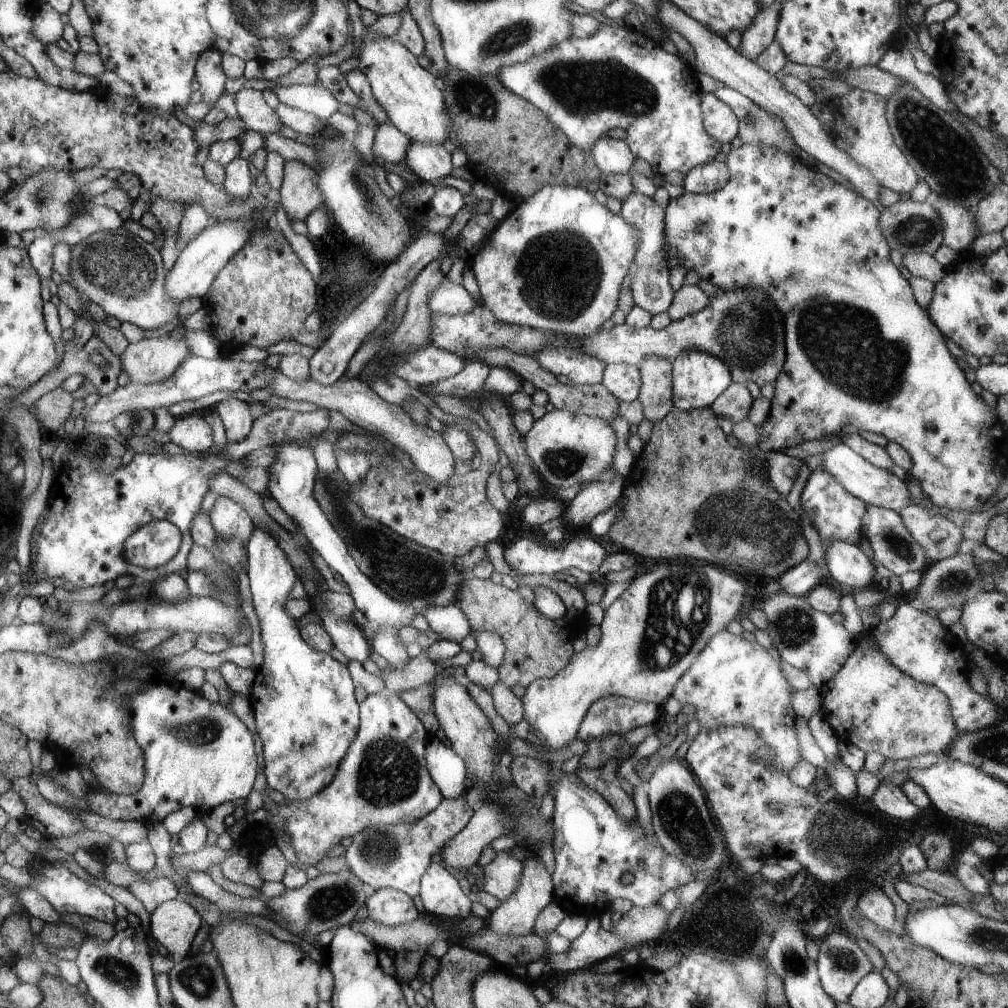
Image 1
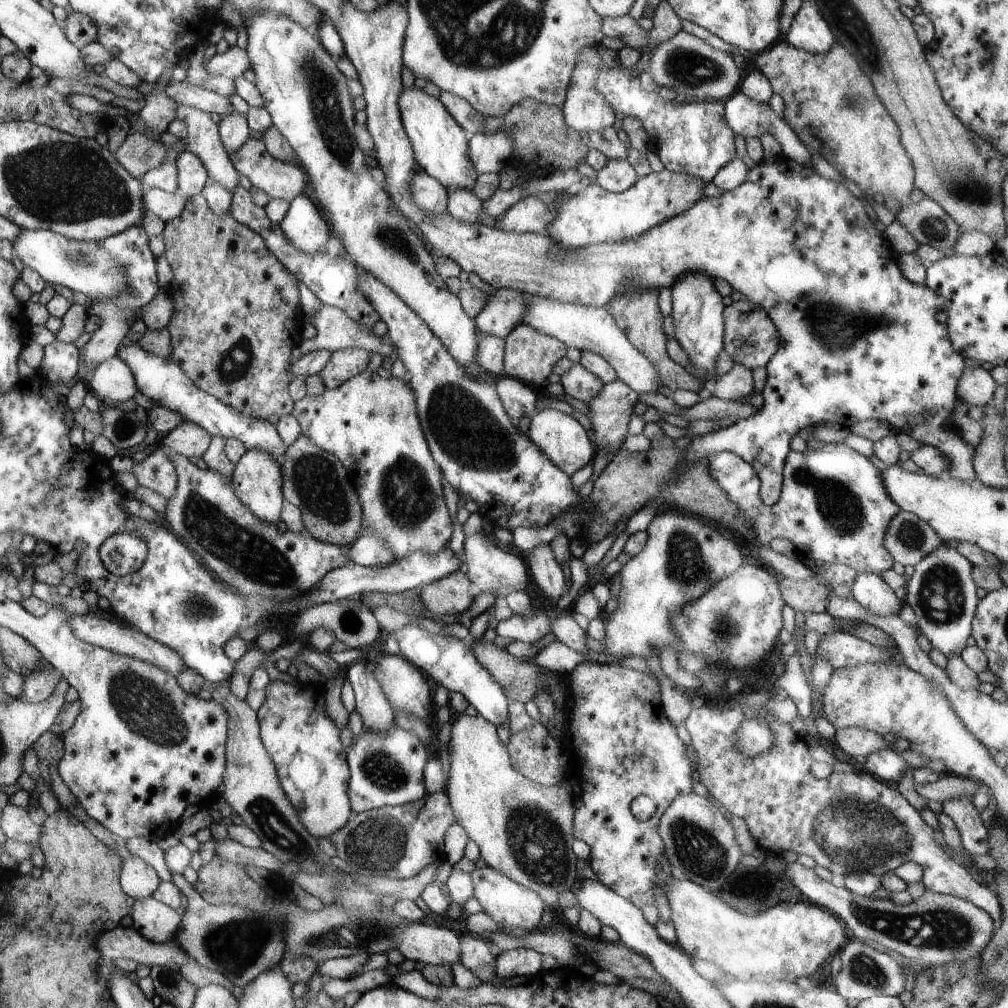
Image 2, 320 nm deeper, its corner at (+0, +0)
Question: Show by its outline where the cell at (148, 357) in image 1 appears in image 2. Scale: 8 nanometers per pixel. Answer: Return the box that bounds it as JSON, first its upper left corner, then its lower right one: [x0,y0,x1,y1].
[87,356,139,402]

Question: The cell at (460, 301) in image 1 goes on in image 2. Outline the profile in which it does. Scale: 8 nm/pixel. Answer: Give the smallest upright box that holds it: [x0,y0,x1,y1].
[524,296,664,395]

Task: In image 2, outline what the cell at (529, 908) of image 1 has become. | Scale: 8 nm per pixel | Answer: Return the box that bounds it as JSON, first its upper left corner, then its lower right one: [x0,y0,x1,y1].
[459,934,500,984]

